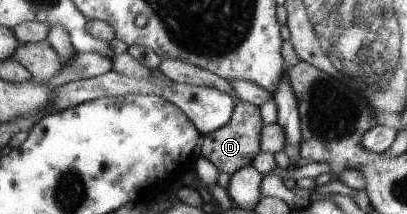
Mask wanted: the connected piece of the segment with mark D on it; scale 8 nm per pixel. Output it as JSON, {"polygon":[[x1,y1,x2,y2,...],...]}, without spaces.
{"polygon":[[236,100,230,120,213,133,203,136,200,154,214,164,219,173,230,176,244,165,251,164,253,156,259,151,258,139,262,126,259,108,246,101]]}

